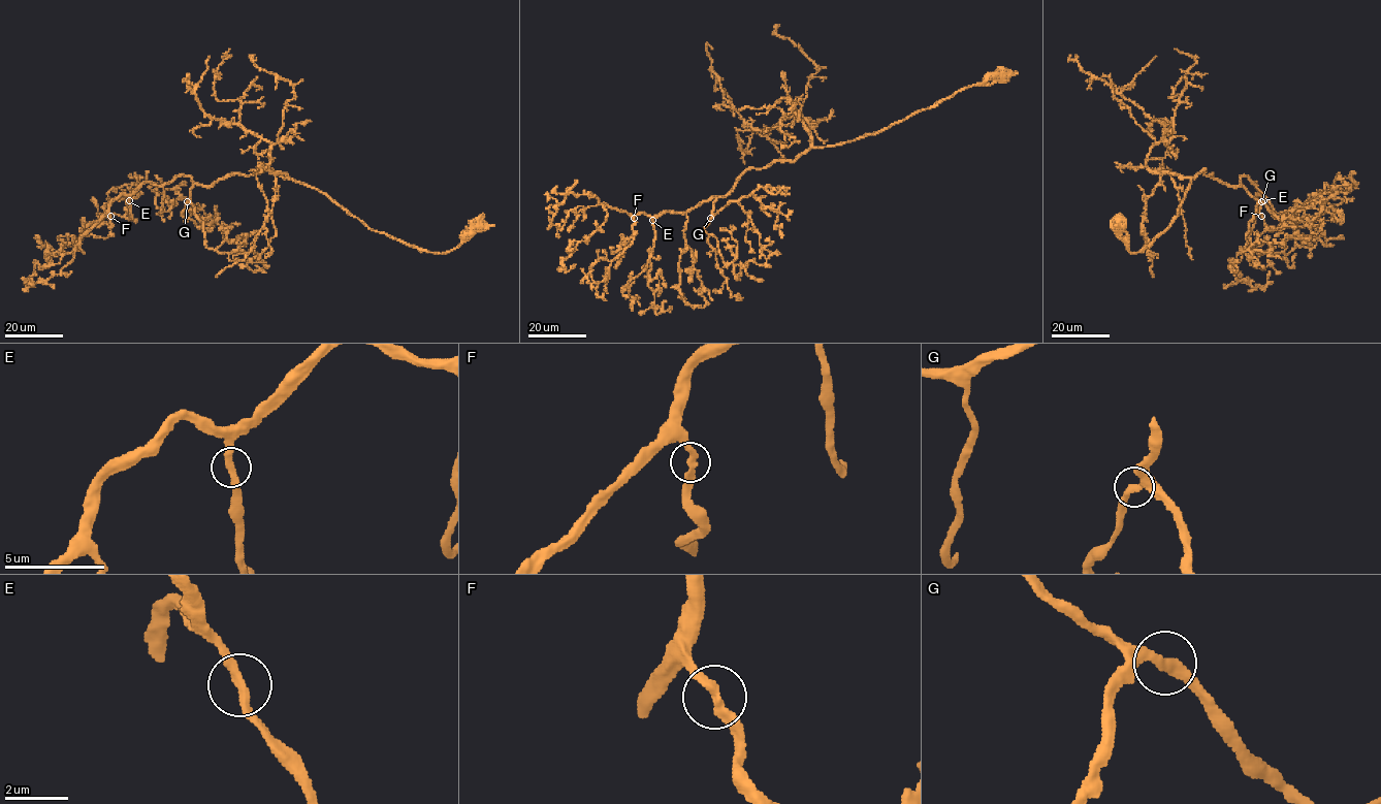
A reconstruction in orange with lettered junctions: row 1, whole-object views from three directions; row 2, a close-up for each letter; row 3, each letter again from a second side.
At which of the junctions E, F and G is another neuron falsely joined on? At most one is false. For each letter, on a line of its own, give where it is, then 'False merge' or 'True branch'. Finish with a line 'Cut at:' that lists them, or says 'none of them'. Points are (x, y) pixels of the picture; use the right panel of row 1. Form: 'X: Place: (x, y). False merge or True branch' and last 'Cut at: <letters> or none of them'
E: Place: (1263, 200). True branch
F: Place: (1261, 216). True branch
G: Place: (1261, 201). True branch
Cut at: none of them

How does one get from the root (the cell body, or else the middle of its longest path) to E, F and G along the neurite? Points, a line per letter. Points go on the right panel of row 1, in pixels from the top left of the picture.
E: (1119, 223), (1128, 250), (1138, 252), (1170, 224), (1190, 179), (1202, 169), (1233, 187), (1246, 175), (1263, 200)
F: (1119, 223), (1128, 250), (1138, 252), (1170, 224), (1202, 169), (1228, 186), (1243, 175), (1255, 182), (1261, 216)
G: (1119, 223), (1128, 250), (1138, 252), (1170, 224), (1190, 179), (1202, 169), (1228, 186), (1241, 184), (1261, 201)

